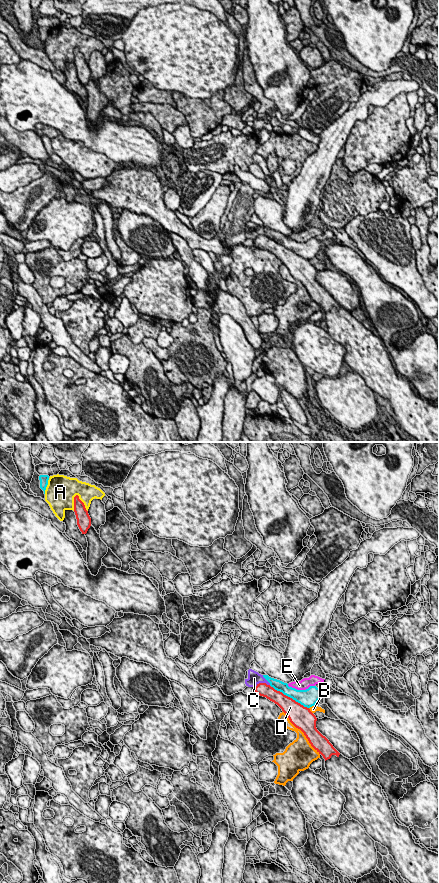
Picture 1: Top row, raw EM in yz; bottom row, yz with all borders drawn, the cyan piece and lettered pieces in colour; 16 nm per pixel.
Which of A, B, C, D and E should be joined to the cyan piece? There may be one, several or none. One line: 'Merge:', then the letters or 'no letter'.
Merge: no letter

